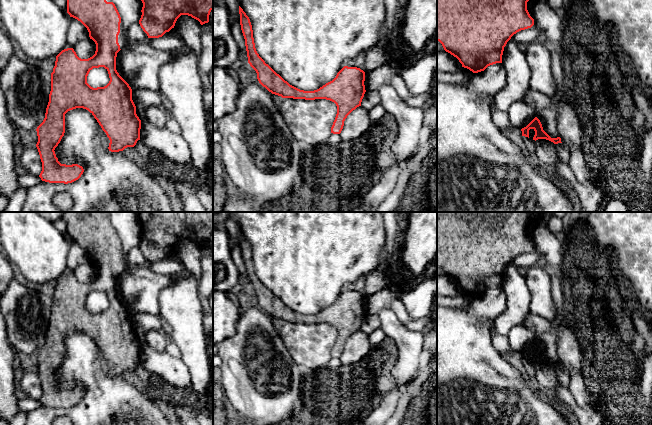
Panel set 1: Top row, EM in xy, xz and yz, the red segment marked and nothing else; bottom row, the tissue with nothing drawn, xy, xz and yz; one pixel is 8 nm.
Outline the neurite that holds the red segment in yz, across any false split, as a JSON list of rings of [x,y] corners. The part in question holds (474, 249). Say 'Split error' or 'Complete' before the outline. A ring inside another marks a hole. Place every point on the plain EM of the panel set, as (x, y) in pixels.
Complete. [[[437,212],[437,265],[446,276],[459,284],[462,291],[473,297],[502,287],[504,271],[511,261],[534,249],[527,226],[538,219],[539,212]]]

